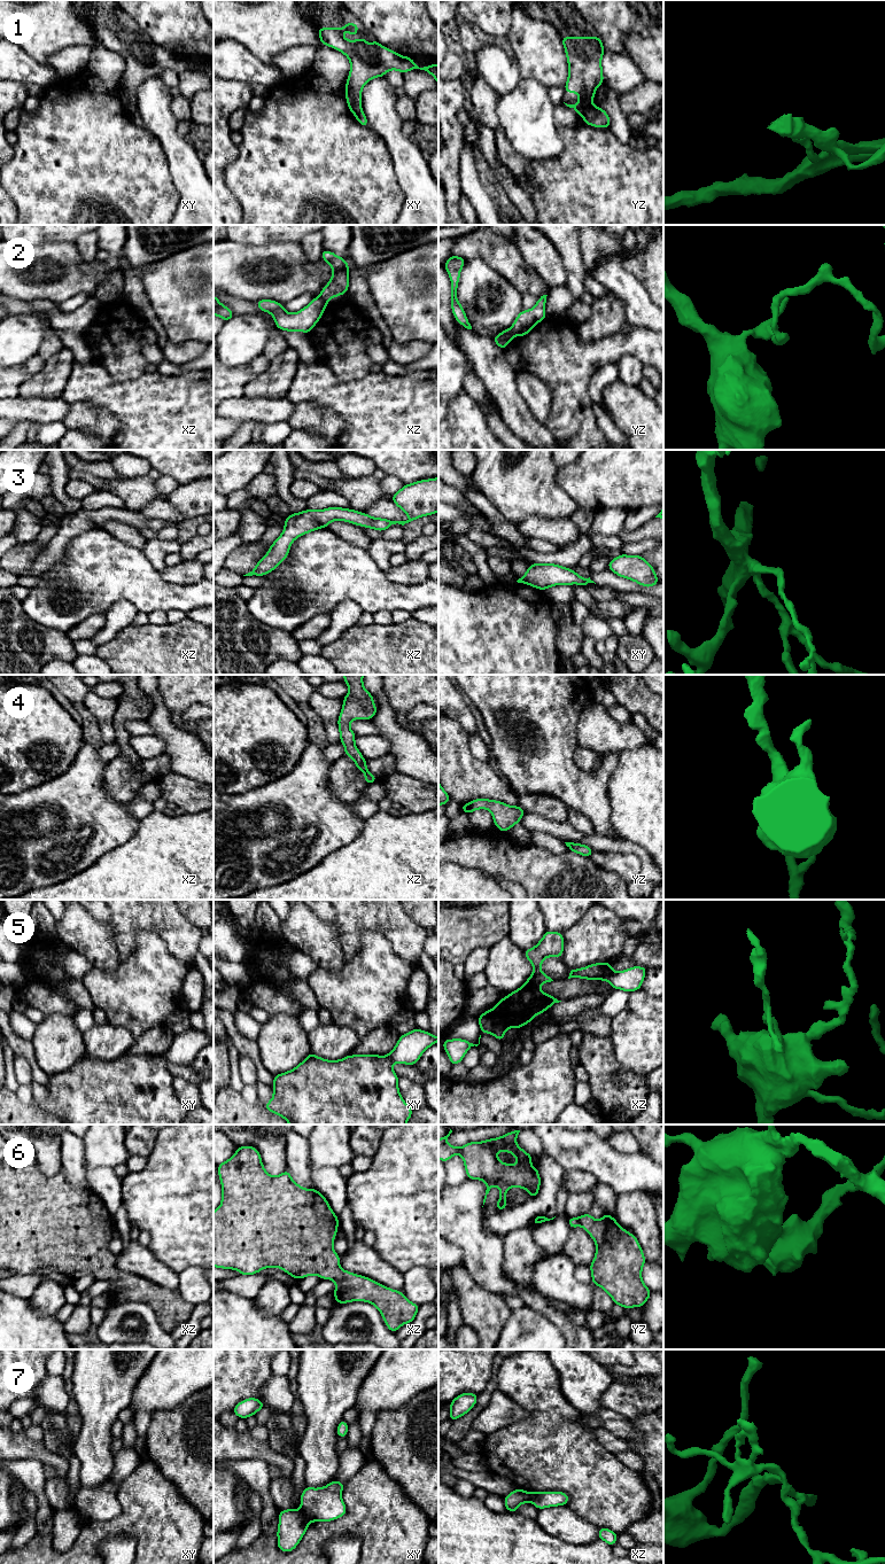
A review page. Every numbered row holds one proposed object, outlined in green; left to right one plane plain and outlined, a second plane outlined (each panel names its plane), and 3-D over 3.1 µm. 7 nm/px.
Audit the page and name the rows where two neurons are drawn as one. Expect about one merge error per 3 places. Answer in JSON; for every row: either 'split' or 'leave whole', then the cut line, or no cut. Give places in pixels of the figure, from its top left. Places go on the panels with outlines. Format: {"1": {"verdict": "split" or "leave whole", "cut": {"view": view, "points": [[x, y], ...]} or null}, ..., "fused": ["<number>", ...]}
{"1": {"verdict": "split", "cut": {"view": "yz", "points": [[591, 106], [583, 116]]}}, "2": {"verdict": "split", "cut": {"view": "xz", "points": [[319, 295], [327, 300]]}}, "3": {"verdict": "leave whole", "cut": null}, "4": {"verdict": "leave whole", "cut": null}, "5": {"verdict": "leave whole", "cut": null}, "6": {"verdict": "leave whole", "cut": null}, "7": {"verdict": "split", "cut": {"view": "xy", "points": [[301, 1510], [310, 1520]]}}, "fused": ["1", "2", "7"]}

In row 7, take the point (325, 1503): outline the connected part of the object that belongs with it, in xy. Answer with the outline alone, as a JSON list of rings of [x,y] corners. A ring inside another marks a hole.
[[[331,1481],[327,1486],[312,1488],[305,1486],[301,1494],[301,1509],[310,1522],[335,1520],[347,1512],[341,1497],[344,1483]]]

